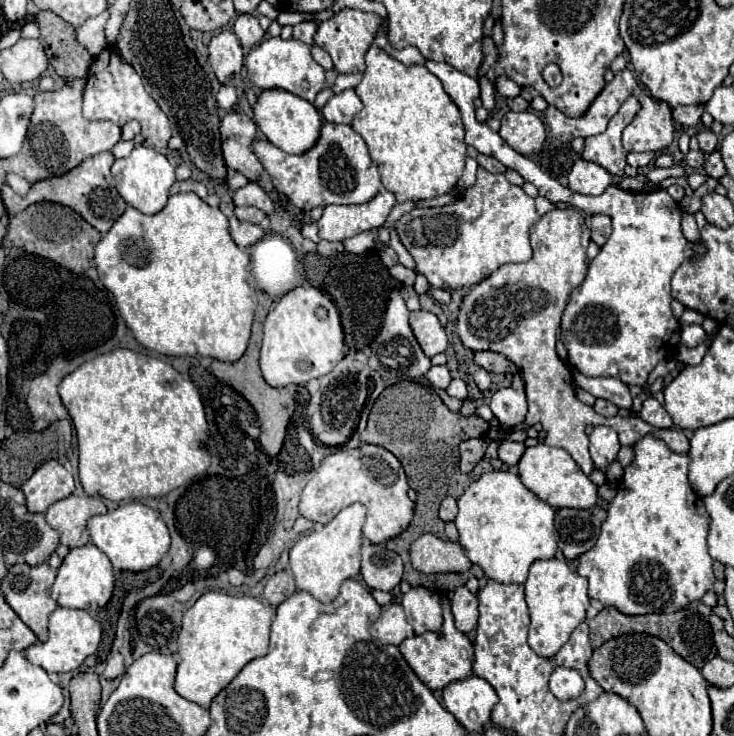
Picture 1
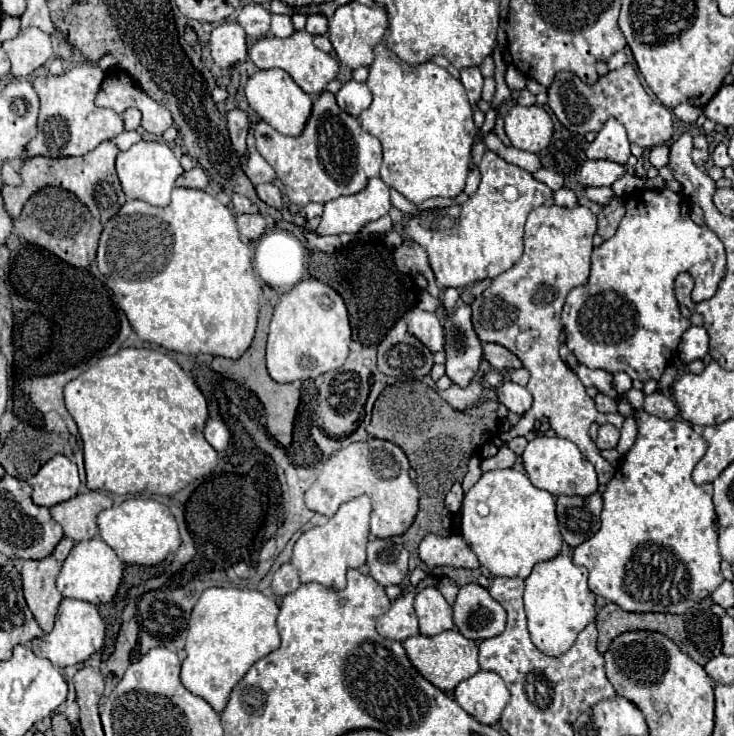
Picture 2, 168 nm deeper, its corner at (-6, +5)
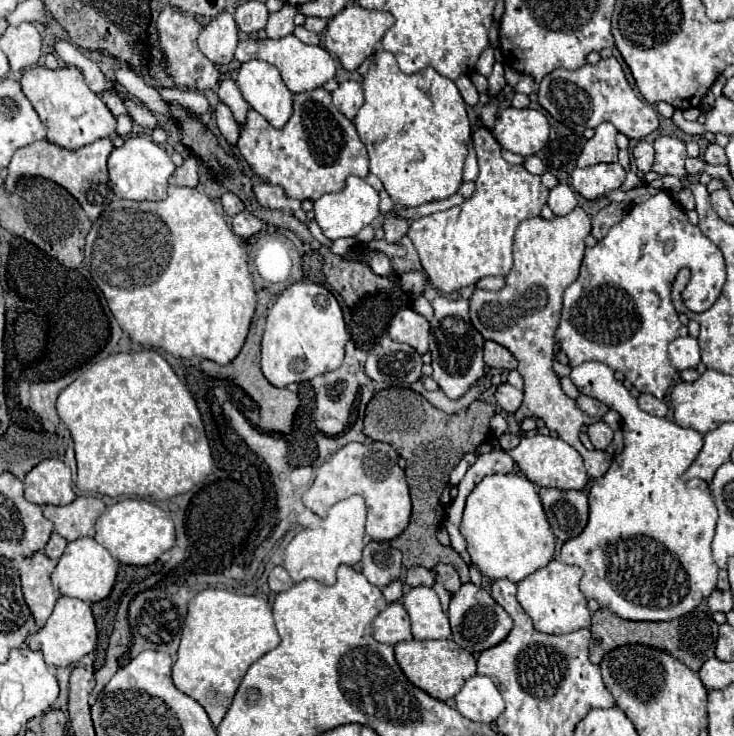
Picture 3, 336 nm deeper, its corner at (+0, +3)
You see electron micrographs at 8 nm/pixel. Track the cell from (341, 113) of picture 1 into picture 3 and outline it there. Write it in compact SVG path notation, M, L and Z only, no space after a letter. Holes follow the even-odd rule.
M347 80L339 84L339 88L333 92L333 104L337 110L347 116L349 120L355 118L357 110L363 106L363 88L355 80Z

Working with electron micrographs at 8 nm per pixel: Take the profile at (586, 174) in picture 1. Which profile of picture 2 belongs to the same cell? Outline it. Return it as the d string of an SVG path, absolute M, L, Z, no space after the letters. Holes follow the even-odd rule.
M587 160L581 166L579 182L583 186L611 186L625 174L625 168L611 160Z

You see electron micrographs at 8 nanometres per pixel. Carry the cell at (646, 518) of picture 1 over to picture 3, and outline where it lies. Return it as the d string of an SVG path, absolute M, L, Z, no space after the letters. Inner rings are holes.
M583 362L579 366L575 366L571 370L571 382L579 388L581 394L587 394L591 398L597 398L601 400L605 406L609 406L611 410L617 410L623 418L623 438L625 438L625 448L619 456L613 458L609 470L605 476L601 476L601 480L593 480L593 486L589 490L589 522L585 526L585 530L573 538L573 540L567 540L561 548L561 556L559 560L563 564L575 564L583 570L583 578L581 578L581 592L585 594L585 598L595 598L601 606L609 608L613 614L625 618L625 620L633 620L633 622L639 622L639 620L651 620L651 622L657 622L657 620L673 620L673 618L679 618L679 616L685 616L689 614L695 606L701 604L703 598L707 598L715 586L717 586L717 564L713 562L713 554L711 554L711 542L713 542L713 534L715 534L715 522L717 522L717 508L711 500L711 494L709 494L709 484L703 482L703 480L689 480L689 482L683 482L681 476L683 472L693 464L693 460L697 458L697 454L701 452L703 448L703 436L693 430L693 428L683 428L675 422L671 422L669 418L657 418L657 416L651 416L647 412L643 412L639 406L637 406L637 400L629 394L629 390L623 386L623 382L619 382L615 376L613 376L613 370L601 362Z

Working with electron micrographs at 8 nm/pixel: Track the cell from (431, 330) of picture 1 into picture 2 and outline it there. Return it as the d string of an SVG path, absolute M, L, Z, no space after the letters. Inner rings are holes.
M411 308L405 312L403 318L407 322L409 334L419 338L431 352L443 350L443 326L435 314Z

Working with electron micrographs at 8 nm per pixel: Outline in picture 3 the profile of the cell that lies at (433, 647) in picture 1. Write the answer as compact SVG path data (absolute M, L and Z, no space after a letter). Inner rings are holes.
M409 640L395 644L395 658L405 672L405 676L421 690L437 700L453 698L465 680L475 674L475 658L471 652L455 644L453 640Z

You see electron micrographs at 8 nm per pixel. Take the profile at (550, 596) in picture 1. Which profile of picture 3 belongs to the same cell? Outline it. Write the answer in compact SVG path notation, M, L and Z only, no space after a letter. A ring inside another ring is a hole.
M551 560L545 568L529 574L517 584L517 600L521 608L531 616L535 630L543 634L571 634L591 626L587 598L579 590L581 576L581 568L567 566L561 560Z

